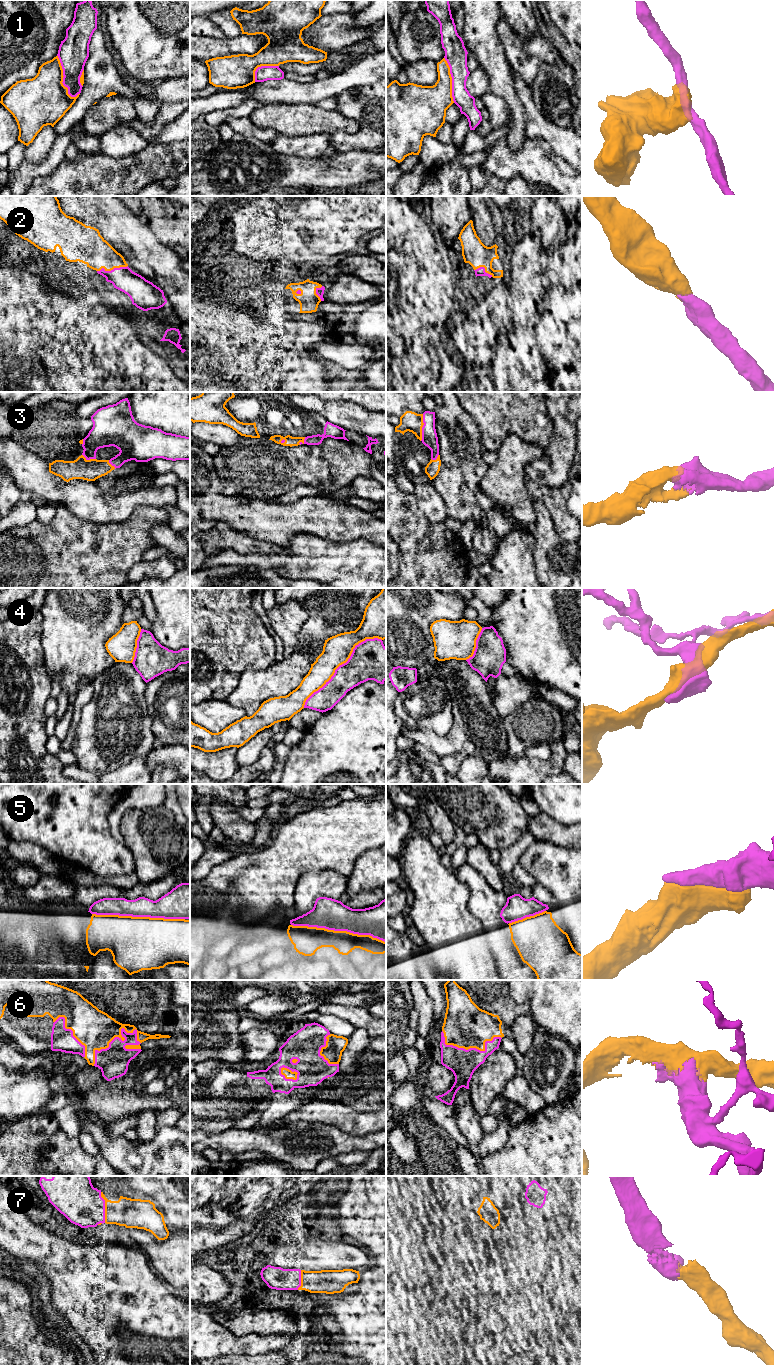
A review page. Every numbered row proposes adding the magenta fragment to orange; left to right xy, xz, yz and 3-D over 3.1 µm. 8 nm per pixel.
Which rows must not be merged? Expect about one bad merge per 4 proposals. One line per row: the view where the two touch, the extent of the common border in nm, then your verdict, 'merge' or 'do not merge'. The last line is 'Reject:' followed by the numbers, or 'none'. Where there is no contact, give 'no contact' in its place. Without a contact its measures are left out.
1: xy | 380 nm | do not merge
2: xy | 260 nm | merge
3: yz | 220 nm | merge
4: xz | 850 nm | do not merge
5: xz | 750 nm | merge
6: xy | 460 nm | merge
7: xy | 260 nm | merge
Reject: 1, 4

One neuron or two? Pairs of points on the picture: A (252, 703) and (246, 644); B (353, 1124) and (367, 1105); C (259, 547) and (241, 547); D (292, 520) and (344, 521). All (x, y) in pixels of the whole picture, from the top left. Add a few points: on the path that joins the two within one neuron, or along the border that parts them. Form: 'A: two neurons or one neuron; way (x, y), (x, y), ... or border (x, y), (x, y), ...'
A: two neurons; border (271, 664), (265, 668), (246, 668), (235, 688)
B: two neurons; border (353, 1107), (358, 1110), (372, 1111)
C: one neuron; way (255, 547), (245, 547)
D: one neuron; way (305, 520), (331, 520)

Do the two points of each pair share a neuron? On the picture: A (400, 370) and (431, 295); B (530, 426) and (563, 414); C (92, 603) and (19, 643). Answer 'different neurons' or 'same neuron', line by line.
A: same neuron
B: different neurons
C: different neurons

